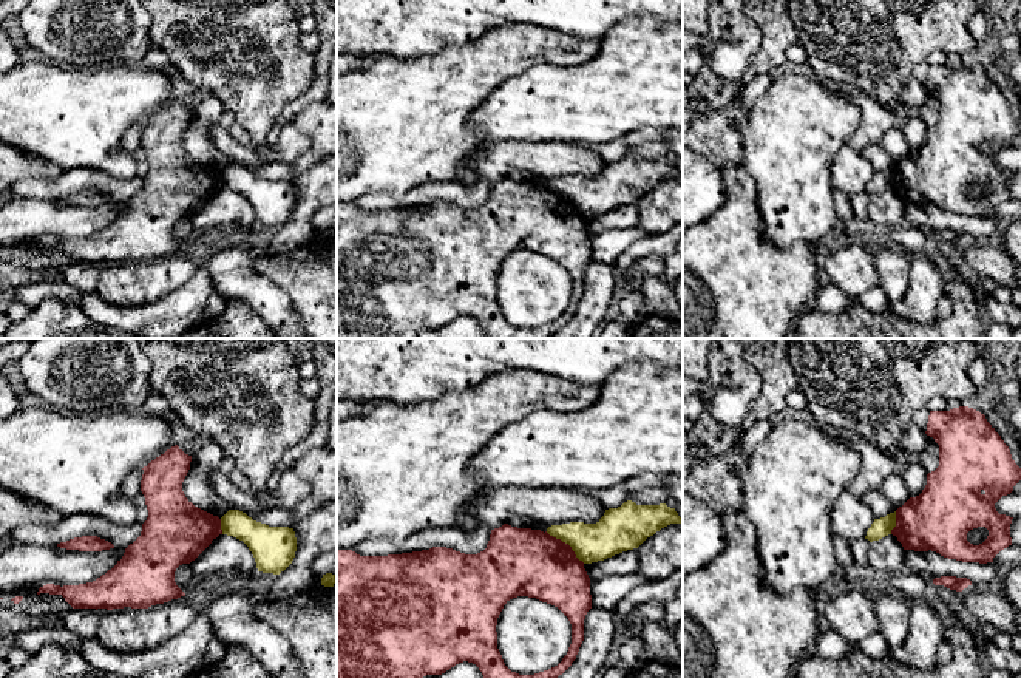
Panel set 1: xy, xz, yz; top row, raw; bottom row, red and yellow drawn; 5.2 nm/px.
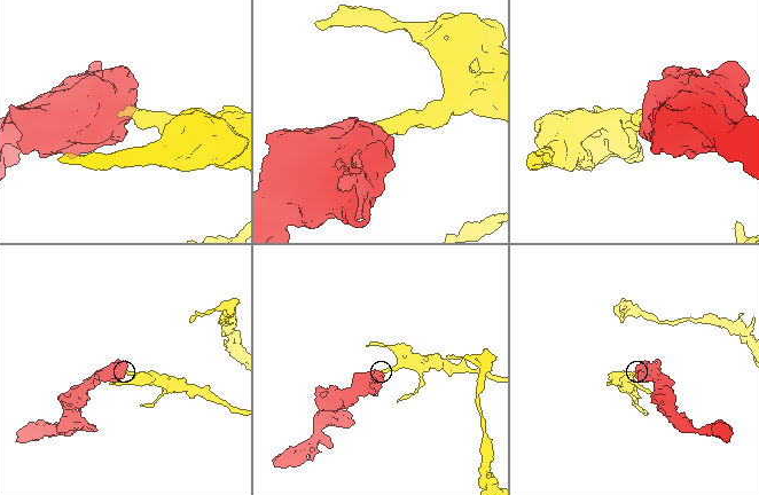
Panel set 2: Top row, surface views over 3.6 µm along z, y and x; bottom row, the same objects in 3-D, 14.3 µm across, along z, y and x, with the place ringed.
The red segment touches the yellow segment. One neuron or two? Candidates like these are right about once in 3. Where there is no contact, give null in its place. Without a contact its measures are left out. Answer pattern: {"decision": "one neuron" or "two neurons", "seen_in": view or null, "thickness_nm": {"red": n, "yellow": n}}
{"decision": "two neurons", "seen_in": "xz", "thickness_nm": {"red": 360, "yellow": 200}}

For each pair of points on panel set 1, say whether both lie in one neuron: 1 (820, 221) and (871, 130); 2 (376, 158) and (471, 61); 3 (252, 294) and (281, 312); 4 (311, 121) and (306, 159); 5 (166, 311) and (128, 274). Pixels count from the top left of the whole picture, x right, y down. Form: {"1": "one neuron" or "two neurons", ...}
{"1": "two neurons", "2": "one neuron", "3": "one neuron", "4": "one neuron", "5": "two neurons"}

